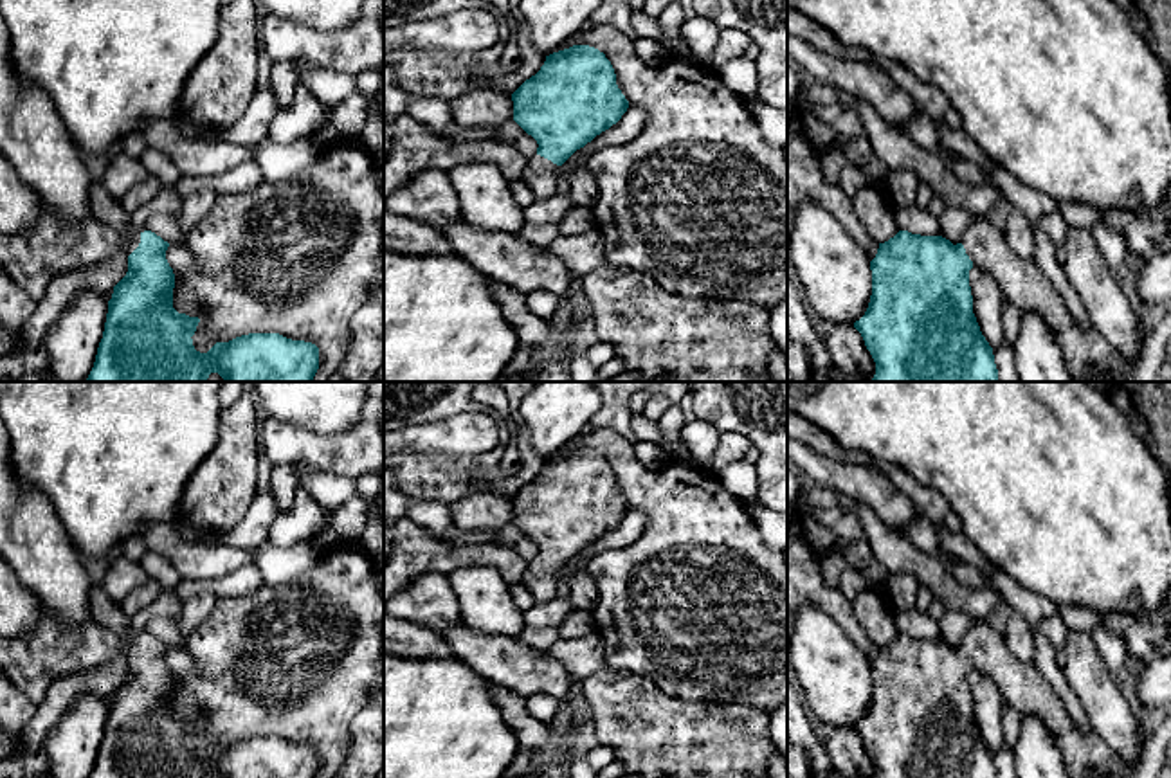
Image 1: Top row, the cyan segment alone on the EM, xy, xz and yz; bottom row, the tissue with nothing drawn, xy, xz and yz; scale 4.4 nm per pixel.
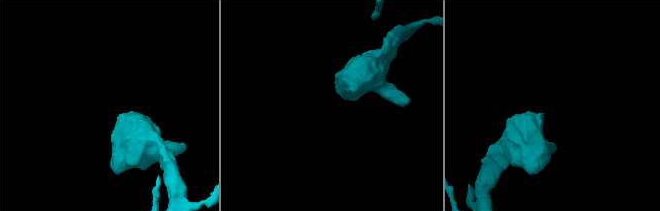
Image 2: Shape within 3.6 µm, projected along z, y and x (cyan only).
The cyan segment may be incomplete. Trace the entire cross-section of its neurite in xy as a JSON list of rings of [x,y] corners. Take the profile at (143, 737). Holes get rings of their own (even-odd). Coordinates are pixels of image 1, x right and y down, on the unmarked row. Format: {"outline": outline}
{"outline": [[[94,585],[90,598],[92,620],[121,639],[130,639],[128,675],[113,690],[103,742],[90,778],[315,778],[319,751],[312,746],[292,744],[279,737],[249,737],[229,746],[216,746],[207,756],[193,749],[198,720],[178,717],[173,711],[175,677],[166,663],[169,650],[155,636],[142,630],[132,636],[130,616],[101,585]]]}

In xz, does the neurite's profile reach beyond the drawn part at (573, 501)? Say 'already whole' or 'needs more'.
needs more

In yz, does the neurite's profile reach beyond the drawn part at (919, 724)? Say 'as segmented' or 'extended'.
extended

